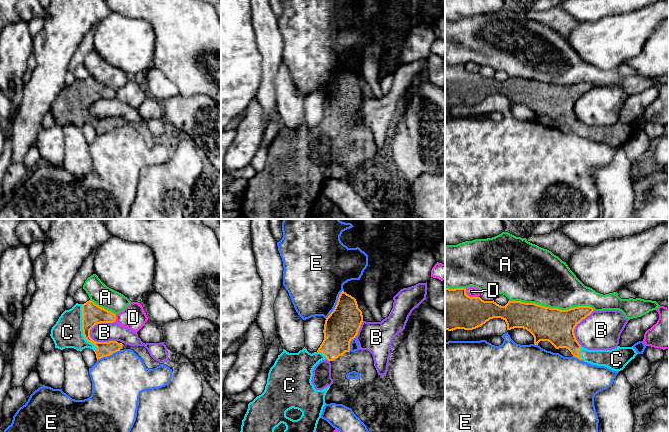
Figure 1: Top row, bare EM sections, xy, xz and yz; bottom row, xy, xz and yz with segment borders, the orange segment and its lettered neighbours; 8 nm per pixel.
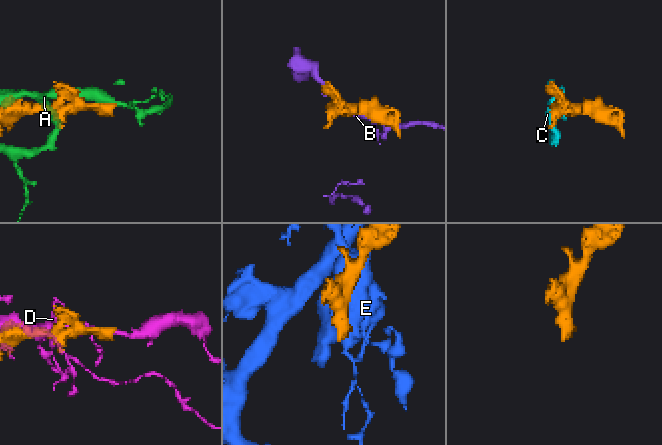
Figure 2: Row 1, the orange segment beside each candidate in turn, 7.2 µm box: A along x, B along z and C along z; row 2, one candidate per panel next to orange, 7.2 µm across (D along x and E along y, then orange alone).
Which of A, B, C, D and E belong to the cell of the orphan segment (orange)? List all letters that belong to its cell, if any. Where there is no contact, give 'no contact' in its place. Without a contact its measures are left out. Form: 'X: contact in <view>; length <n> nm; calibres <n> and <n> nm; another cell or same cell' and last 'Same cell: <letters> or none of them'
A: contact in yz; length 700 nm; calibres 280 and 420 nm; another cell
B: contact in xy; length 240 nm; calibres 170 and 160 nm; another cell
C: contact in xy; length 400 nm; calibres 170 and 240 nm; same cell
D: contact in yz; length 130 nm; calibres 340 and 90 nm; another cell
E: contact in xz; length 280 nm; calibres 280 and 460 nm; another cell
Same cell: C

